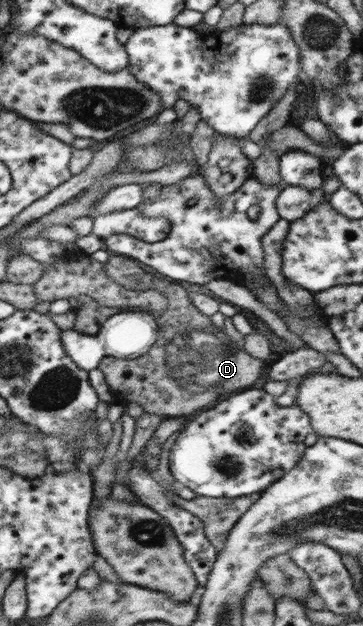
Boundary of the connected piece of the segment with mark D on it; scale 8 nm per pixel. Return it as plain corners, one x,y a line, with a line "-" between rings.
160,281
158,291
162,291
161,294
166,296
168,300
168,305
162,311
152,310
147,306
106,307
88,295
77,297
82,307
76,311
76,321
73,328
83,334
96,334
109,317
120,312
148,312
157,321
160,334
144,355
134,359
108,356
99,363
97,368
105,375
108,387
112,390
112,398
116,402
124,404
128,401
136,401
136,405
143,406
144,413
158,414
162,419
184,417
184,415
188,418
188,413
200,413
200,409
208,409
208,407
216,405
216,401
230,397
230,395
236,395
238,391
250,388
258,381
265,366
264,360
252,357
243,349
238,348
226,336
224,329
214,326
210,316
204,315
193,305
190,293
186,293
186,289
182,285
176,285
170,281

